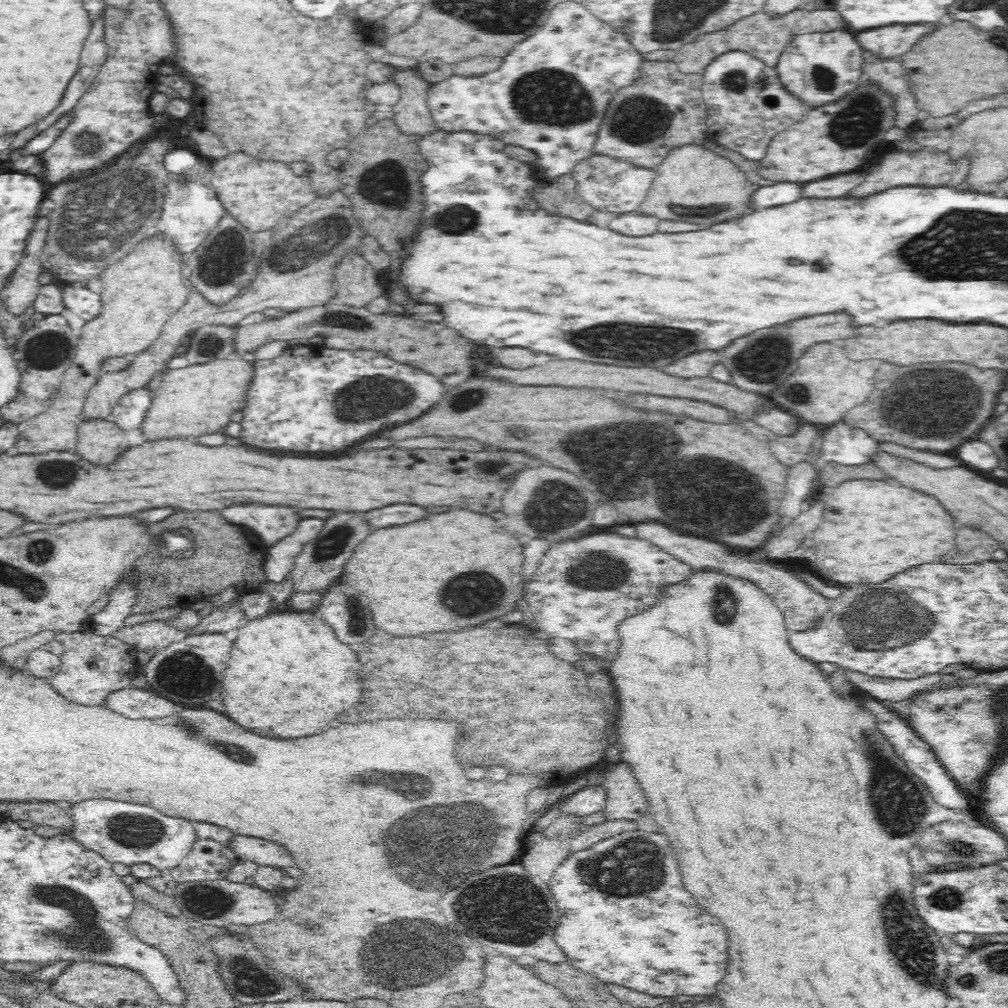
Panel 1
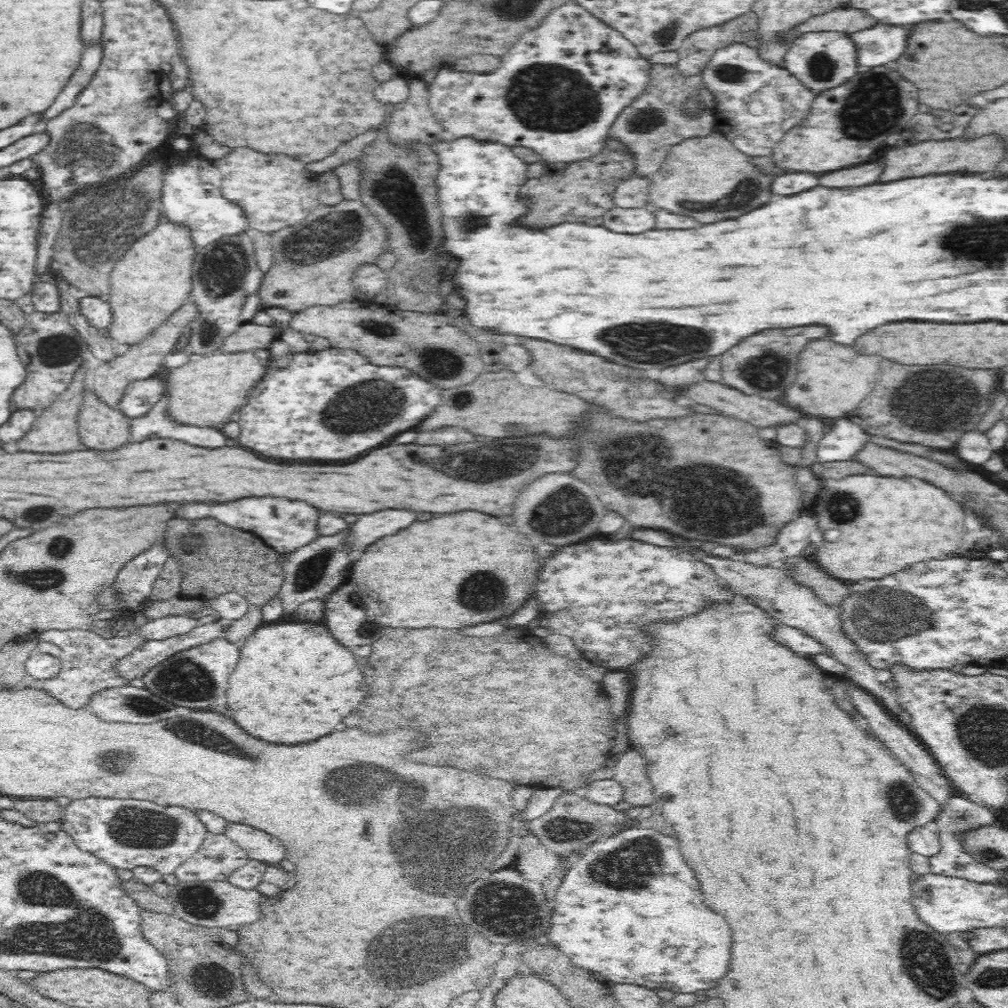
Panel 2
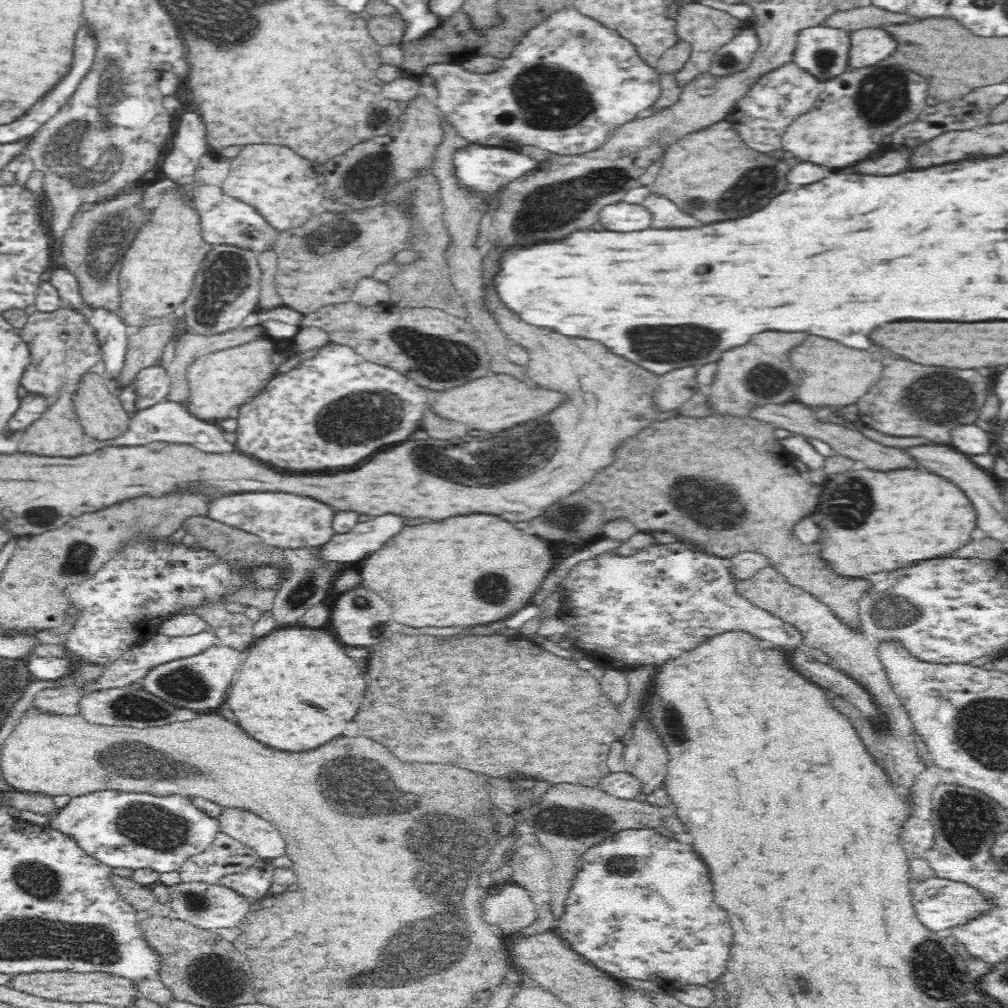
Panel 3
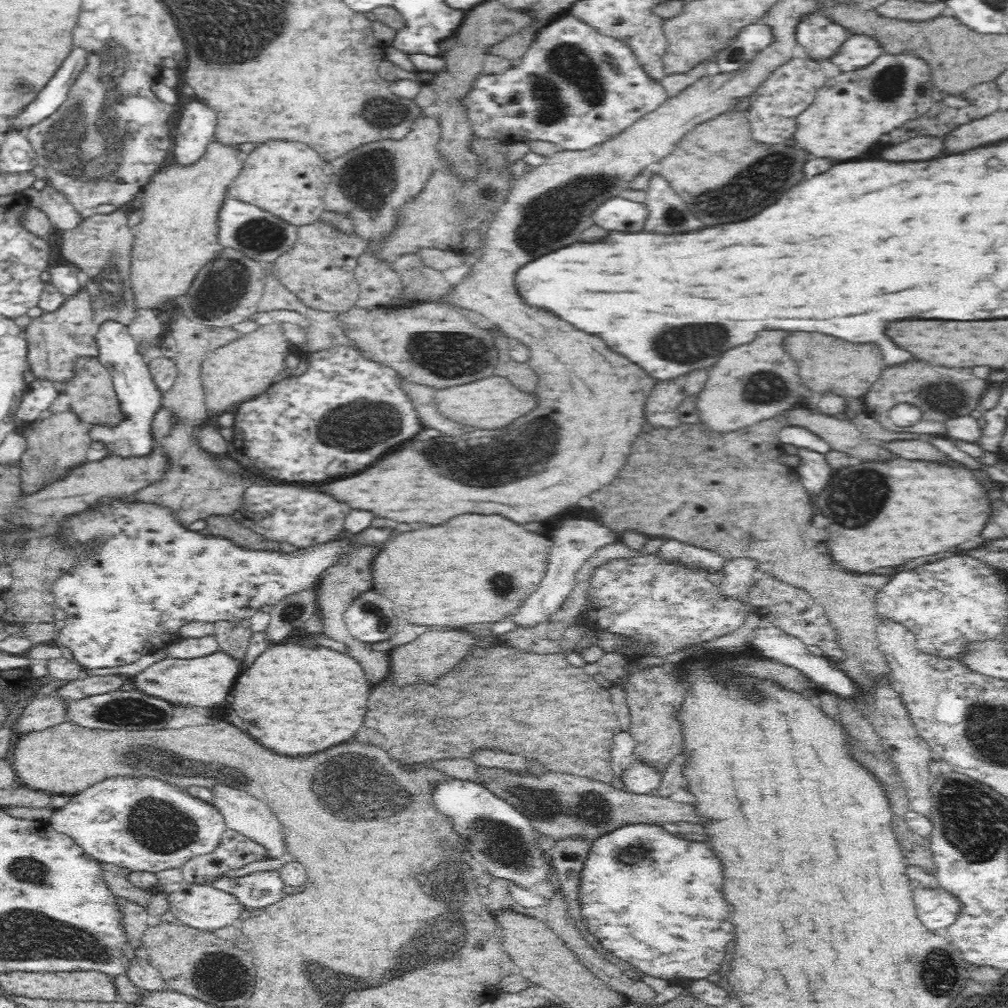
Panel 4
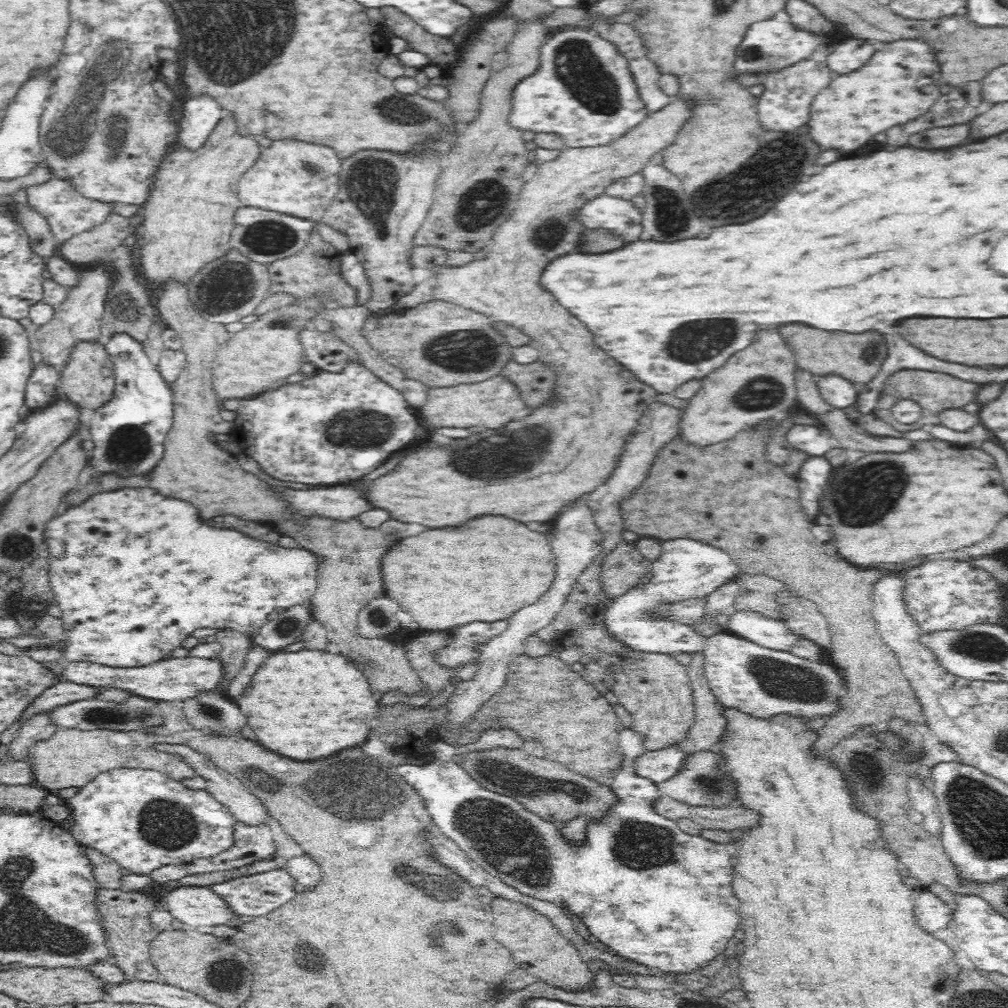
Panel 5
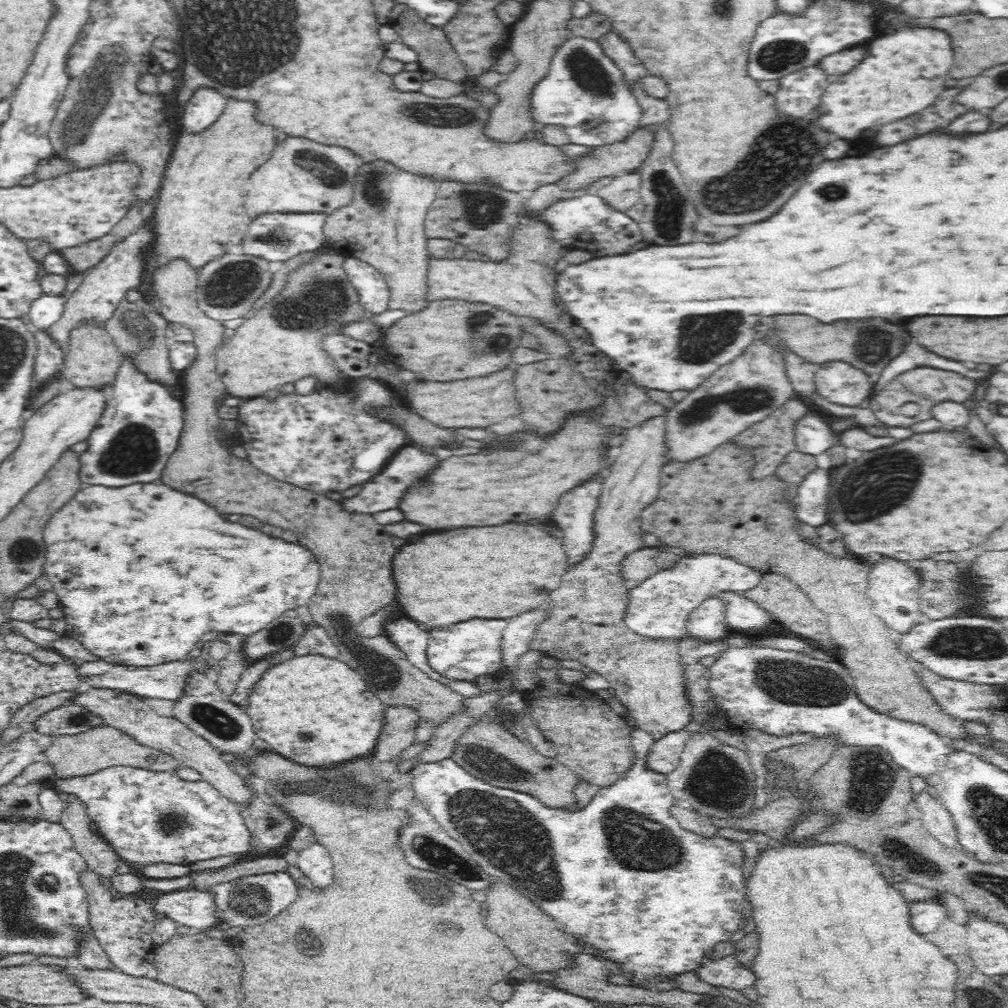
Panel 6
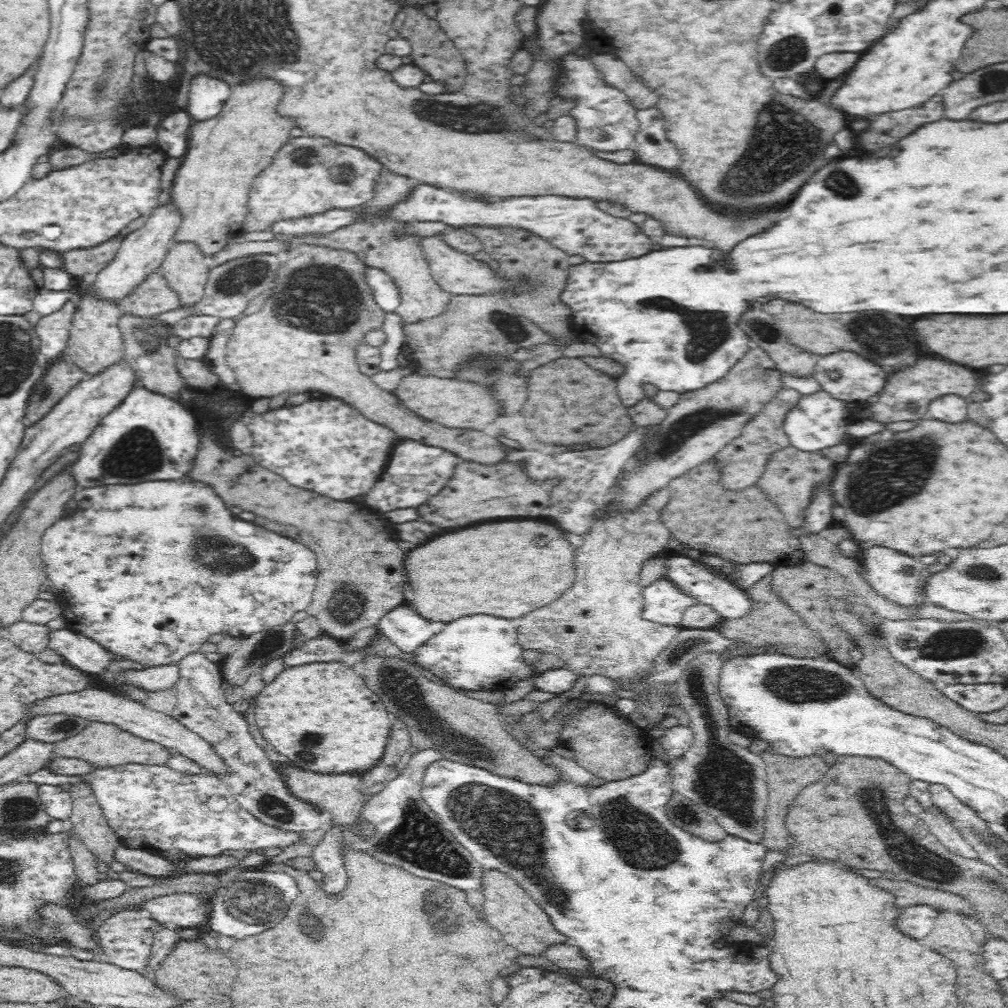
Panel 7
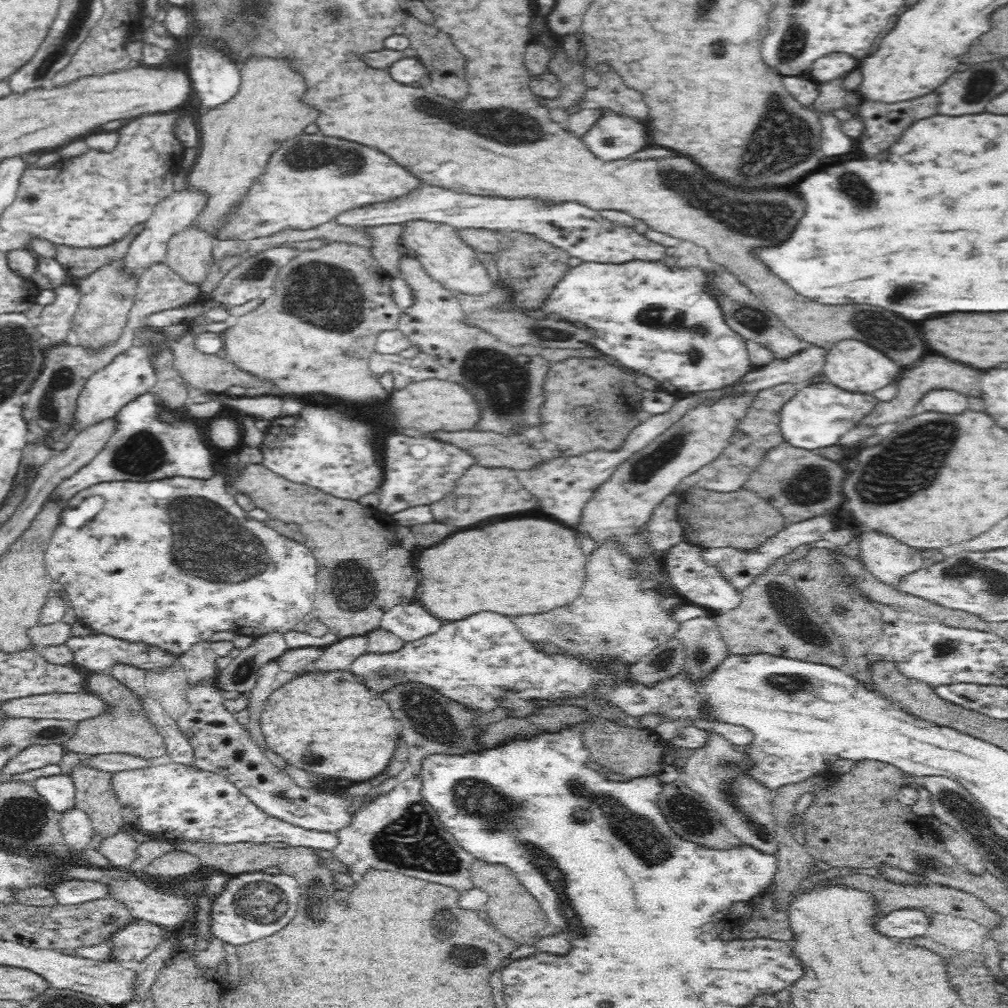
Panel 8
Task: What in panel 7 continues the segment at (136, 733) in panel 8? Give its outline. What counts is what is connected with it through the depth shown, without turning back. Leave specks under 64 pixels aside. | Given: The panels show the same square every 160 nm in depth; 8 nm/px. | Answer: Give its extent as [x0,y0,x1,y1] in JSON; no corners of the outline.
[55,724,172,769]

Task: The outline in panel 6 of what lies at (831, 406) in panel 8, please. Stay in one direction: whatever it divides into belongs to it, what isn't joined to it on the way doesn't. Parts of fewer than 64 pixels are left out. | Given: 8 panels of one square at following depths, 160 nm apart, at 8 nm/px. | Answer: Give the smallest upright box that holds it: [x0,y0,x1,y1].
[794,411,836,457]

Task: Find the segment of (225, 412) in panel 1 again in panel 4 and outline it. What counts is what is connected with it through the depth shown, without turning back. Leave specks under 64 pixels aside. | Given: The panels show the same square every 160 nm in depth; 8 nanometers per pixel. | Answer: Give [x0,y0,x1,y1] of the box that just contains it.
[200,325,291,414]

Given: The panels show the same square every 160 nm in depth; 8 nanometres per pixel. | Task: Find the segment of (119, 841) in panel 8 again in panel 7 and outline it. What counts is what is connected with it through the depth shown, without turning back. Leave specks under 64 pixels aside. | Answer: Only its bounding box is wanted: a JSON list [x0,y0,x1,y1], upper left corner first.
[115,845,182,876]

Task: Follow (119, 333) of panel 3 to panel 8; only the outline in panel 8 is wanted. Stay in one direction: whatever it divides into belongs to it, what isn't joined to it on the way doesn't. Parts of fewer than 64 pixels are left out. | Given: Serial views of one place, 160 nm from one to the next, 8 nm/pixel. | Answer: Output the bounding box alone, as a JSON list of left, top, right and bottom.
[52,391,214,498]

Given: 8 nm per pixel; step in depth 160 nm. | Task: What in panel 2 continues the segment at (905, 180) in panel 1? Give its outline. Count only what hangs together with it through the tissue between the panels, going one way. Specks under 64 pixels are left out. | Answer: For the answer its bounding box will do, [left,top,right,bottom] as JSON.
[878,134,1006,184]

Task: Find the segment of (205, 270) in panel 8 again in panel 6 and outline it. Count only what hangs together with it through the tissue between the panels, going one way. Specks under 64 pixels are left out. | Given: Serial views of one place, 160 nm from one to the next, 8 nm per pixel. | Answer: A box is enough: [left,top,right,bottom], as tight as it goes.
[153,260,226,372]

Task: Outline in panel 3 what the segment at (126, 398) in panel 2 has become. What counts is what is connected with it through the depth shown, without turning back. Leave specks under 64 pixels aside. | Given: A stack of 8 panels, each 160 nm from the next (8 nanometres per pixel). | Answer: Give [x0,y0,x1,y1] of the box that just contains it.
[133,364,170,410]

